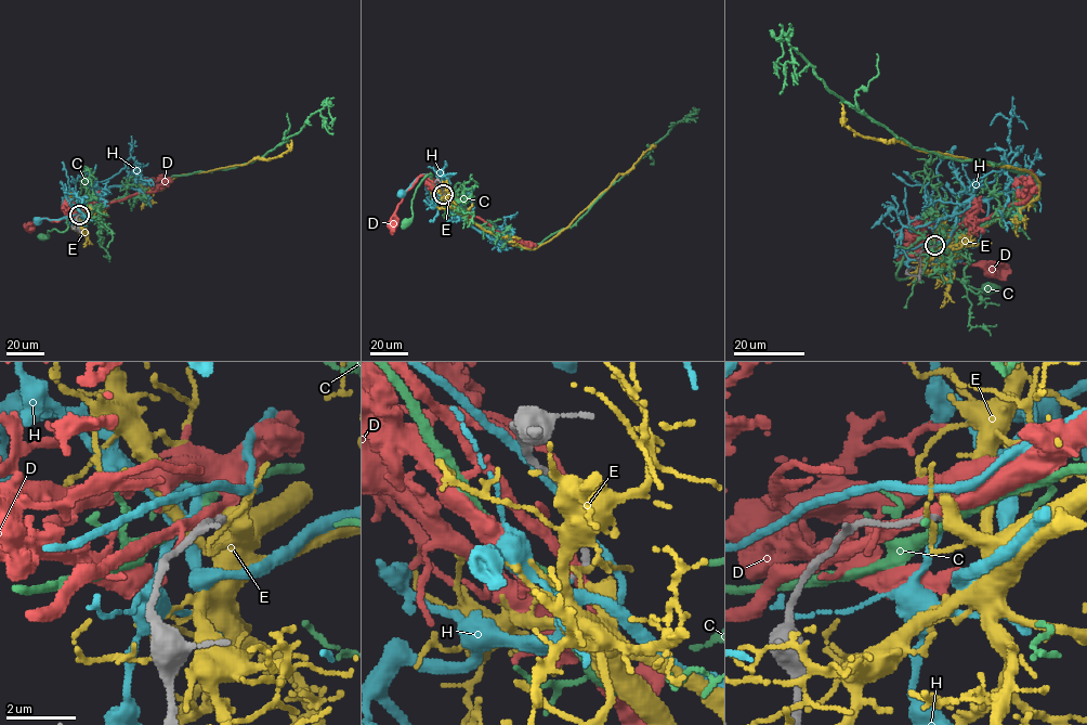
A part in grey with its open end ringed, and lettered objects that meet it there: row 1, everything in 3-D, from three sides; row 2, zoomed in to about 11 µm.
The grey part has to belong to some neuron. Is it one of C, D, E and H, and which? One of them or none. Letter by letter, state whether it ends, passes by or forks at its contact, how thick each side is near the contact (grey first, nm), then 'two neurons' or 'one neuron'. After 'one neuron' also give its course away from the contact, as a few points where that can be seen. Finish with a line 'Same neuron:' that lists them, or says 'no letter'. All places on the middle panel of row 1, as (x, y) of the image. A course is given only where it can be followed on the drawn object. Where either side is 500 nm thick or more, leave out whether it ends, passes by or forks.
C: it passes by; 140 nm thick on the grey side, 240 nm on the other; two neurons
D: it passes by; 180 nm thick on the grey side, 320 nm on the other; two neurons
E: it passes by; 200 nm thick on the grey side, 110 nm on the other; two neurons
H: it passes by; 170 nm thick on the grey side, 190 nm on the other; one neuron; it runs (443, 194), (463, 205), (467, 212), (457, 215), (467, 222), (449, 211), (445, 193), (426, 175), (401, 193)
Same neuron: H

